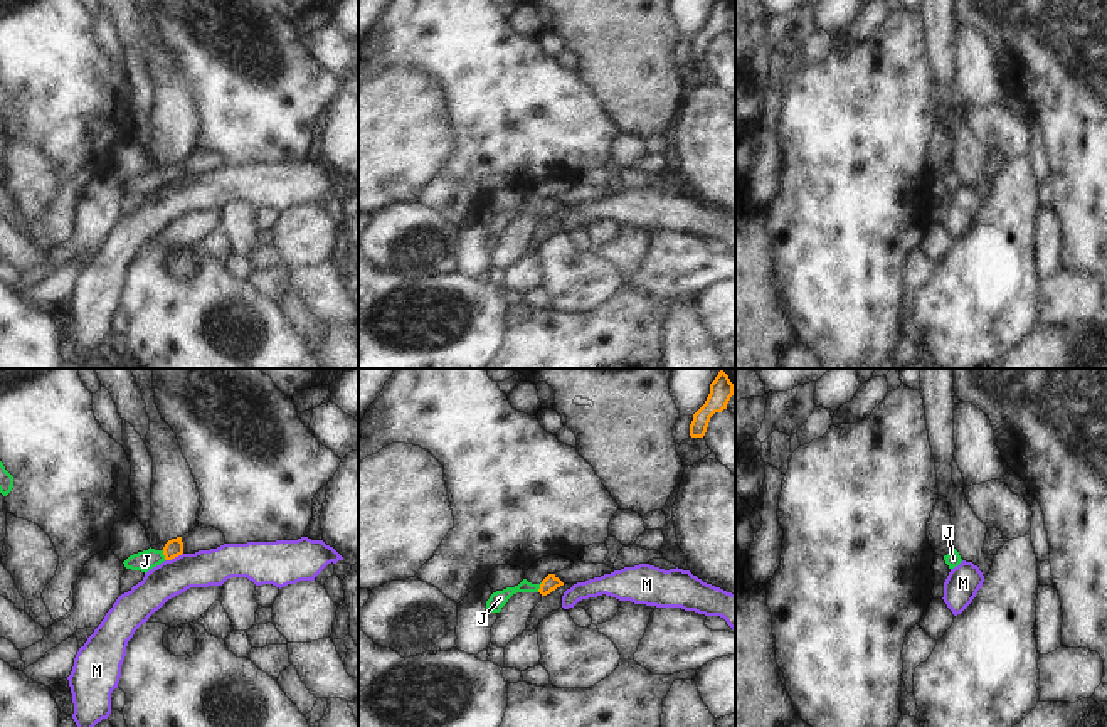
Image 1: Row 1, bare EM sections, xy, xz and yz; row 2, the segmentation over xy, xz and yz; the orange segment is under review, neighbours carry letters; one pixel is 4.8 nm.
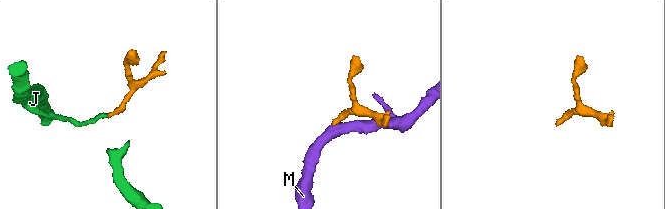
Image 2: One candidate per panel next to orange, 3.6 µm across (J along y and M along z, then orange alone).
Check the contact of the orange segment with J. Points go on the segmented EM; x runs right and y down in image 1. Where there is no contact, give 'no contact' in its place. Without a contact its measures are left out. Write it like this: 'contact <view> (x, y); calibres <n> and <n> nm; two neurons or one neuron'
contact xy (164, 554); calibres 90 and 100 nm; one neuron

